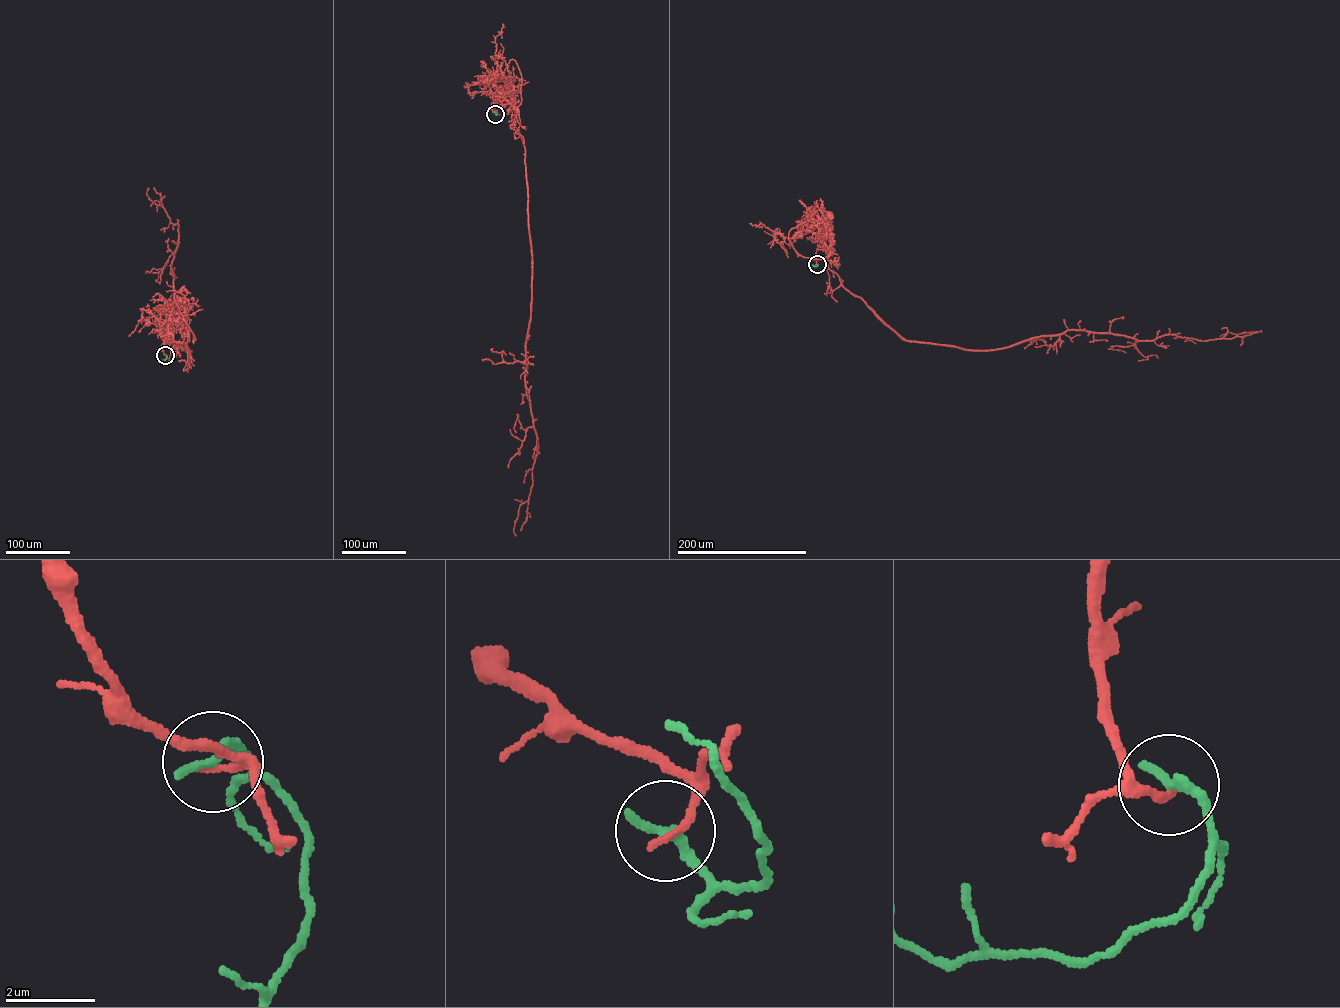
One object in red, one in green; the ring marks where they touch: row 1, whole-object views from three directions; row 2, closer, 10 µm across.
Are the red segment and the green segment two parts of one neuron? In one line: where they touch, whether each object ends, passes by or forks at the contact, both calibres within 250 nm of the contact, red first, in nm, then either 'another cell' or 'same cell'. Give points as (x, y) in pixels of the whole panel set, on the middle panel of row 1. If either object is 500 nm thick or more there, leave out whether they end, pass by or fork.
(495, 114) | red ends | green ends | 180/300 nm | another cell

